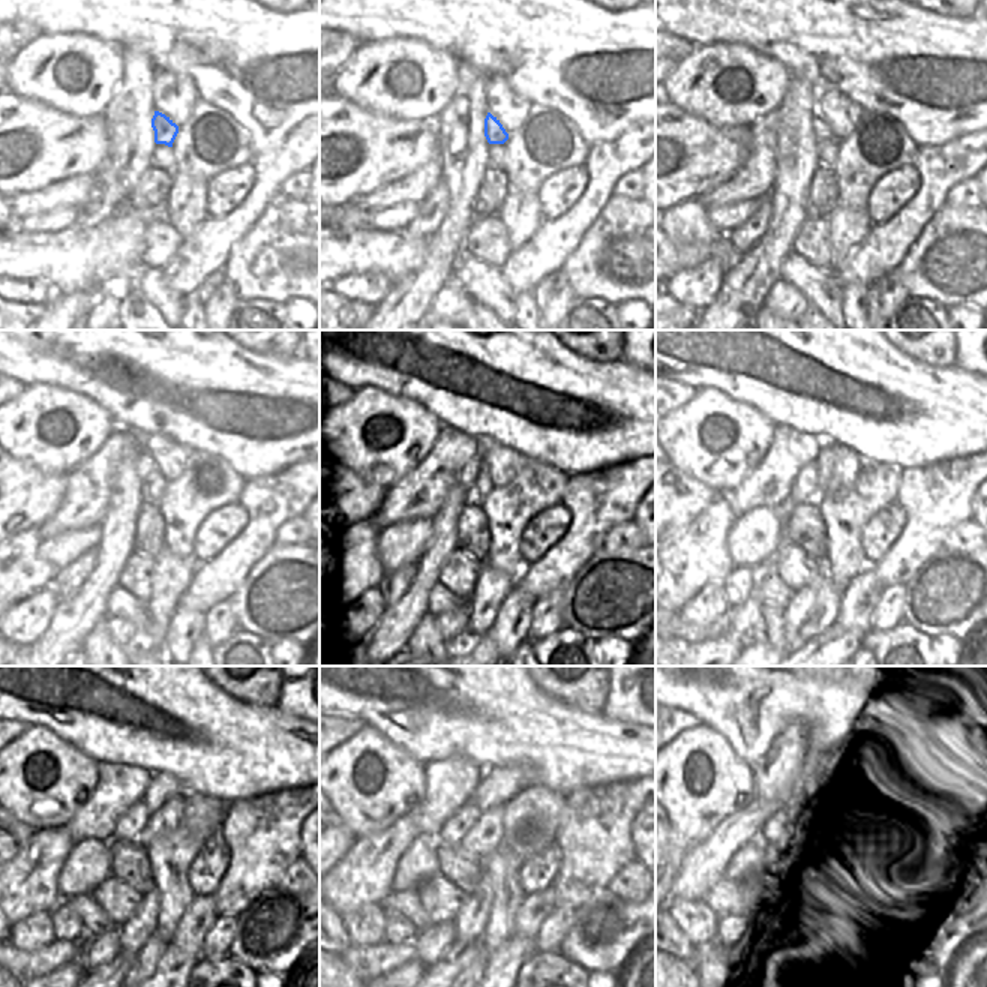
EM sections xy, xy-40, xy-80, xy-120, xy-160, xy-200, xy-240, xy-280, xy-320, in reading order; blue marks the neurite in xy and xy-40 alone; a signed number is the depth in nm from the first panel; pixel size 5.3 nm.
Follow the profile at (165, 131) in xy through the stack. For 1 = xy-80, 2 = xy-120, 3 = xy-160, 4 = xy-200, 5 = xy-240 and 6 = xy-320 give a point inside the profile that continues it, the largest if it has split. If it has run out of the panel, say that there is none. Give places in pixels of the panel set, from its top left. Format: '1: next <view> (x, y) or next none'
1: next xy-80 (821, 131)
2: next xy-120 (144, 464)
3: next xy-160 (470, 473)
4: next xy-200 (804, 488)
5: next xy-240 (131, 822)
6: next xy-320 (783, 827)

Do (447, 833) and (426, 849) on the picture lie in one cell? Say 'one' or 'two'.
two

